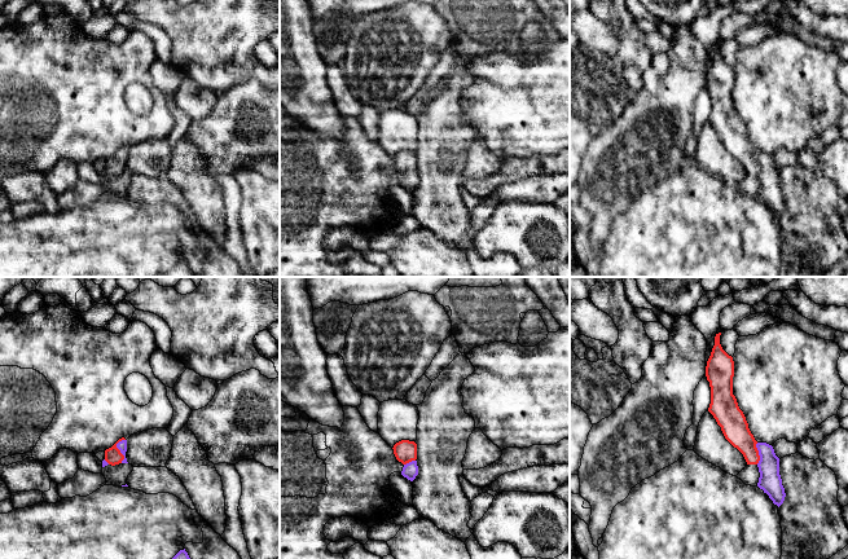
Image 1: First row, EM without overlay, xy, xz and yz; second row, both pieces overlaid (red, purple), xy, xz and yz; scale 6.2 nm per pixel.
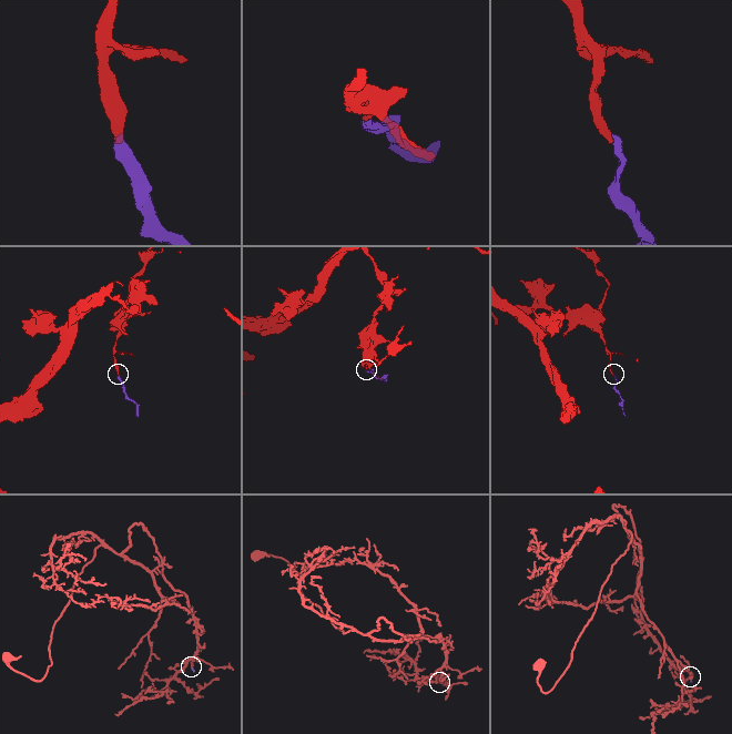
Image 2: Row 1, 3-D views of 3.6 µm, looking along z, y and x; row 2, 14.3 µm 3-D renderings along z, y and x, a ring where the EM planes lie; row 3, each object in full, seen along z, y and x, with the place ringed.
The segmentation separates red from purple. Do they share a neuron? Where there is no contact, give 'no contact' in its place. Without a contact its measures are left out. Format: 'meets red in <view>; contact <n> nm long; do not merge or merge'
meets red in xy; contact 150 nm long; merge

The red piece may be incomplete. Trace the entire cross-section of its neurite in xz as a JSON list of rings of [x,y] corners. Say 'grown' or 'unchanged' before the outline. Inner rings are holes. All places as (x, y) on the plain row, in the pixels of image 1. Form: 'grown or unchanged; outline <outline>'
grown; outline [[[401,150],[394,155],[394,164],[404,175],[401,185],[413,192],[418,185],[417,154],[409,150]]]

